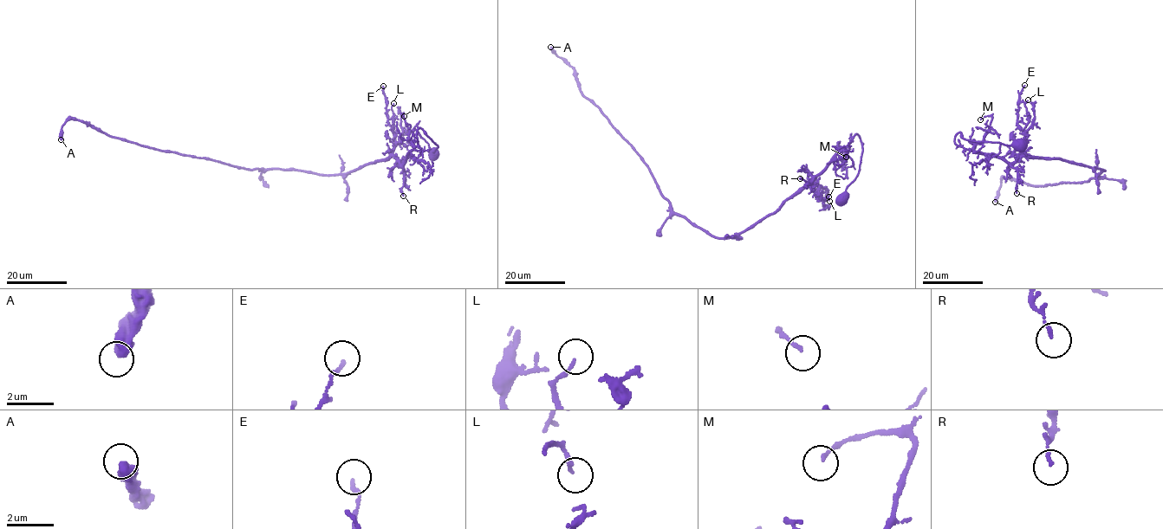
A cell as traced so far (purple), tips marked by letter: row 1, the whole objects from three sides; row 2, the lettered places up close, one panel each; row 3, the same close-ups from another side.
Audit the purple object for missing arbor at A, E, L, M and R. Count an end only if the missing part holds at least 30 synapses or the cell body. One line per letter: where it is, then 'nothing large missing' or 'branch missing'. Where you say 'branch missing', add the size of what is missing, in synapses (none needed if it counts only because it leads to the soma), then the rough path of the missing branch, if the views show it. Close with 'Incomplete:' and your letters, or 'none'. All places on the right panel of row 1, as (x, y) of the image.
A: place (995, 202); nothing large missing
E: place (1024, 85); nothing large missing
L: place (1028, 99); nothing large missing
M: place (980, 119); nothing large missing
R: place (1016, 193); nothing large missing
Incomplete: none

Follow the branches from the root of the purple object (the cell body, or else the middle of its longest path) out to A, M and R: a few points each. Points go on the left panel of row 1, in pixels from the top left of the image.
A: (433, 152), (419, 127), (402, 164), (389, 157), (324, 176), (163, 151), (76, 119), (61, 139)
M: (433, 152), (438, 146), (420, 128), (418, 145), (412, 143), (400, 112), (404, 116)
R: (433, 152), (438, 146), (419, 127), (418, 145), (409, 151), (404, 165), (404, 185), (401, 189), (403, 196)

